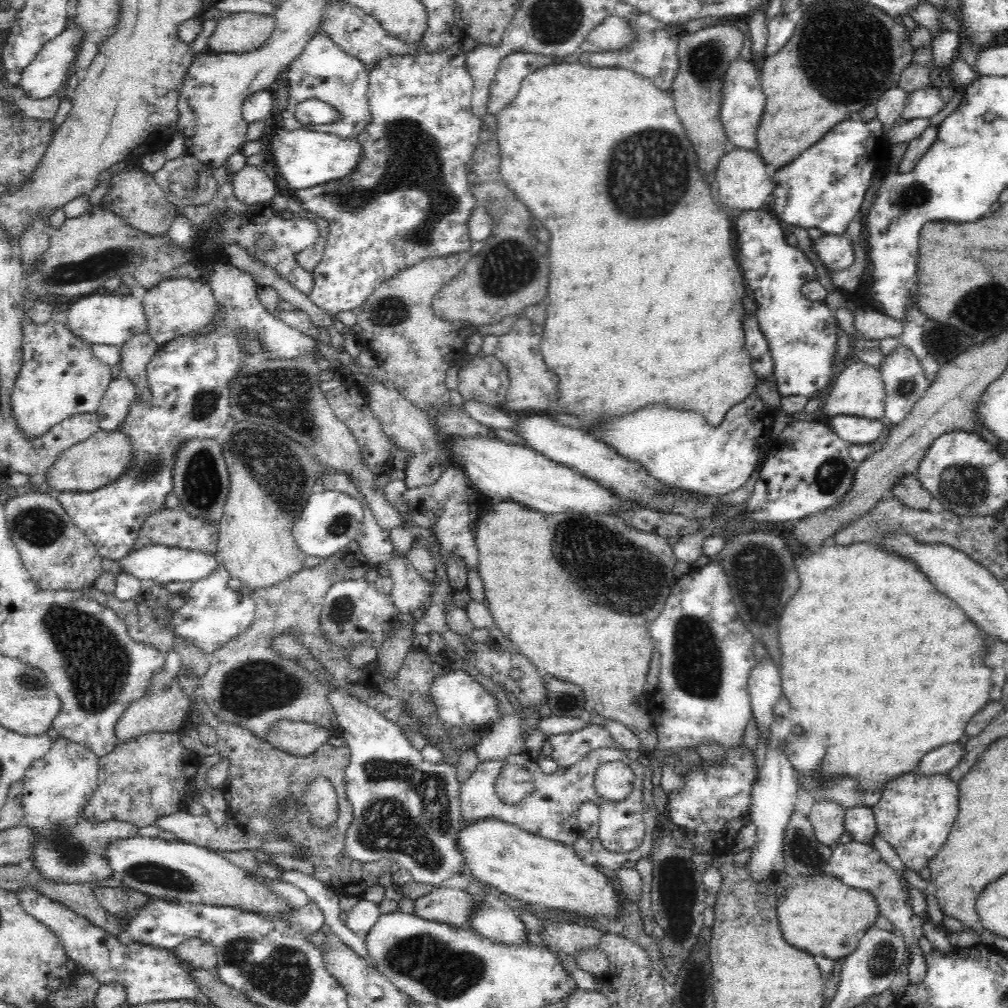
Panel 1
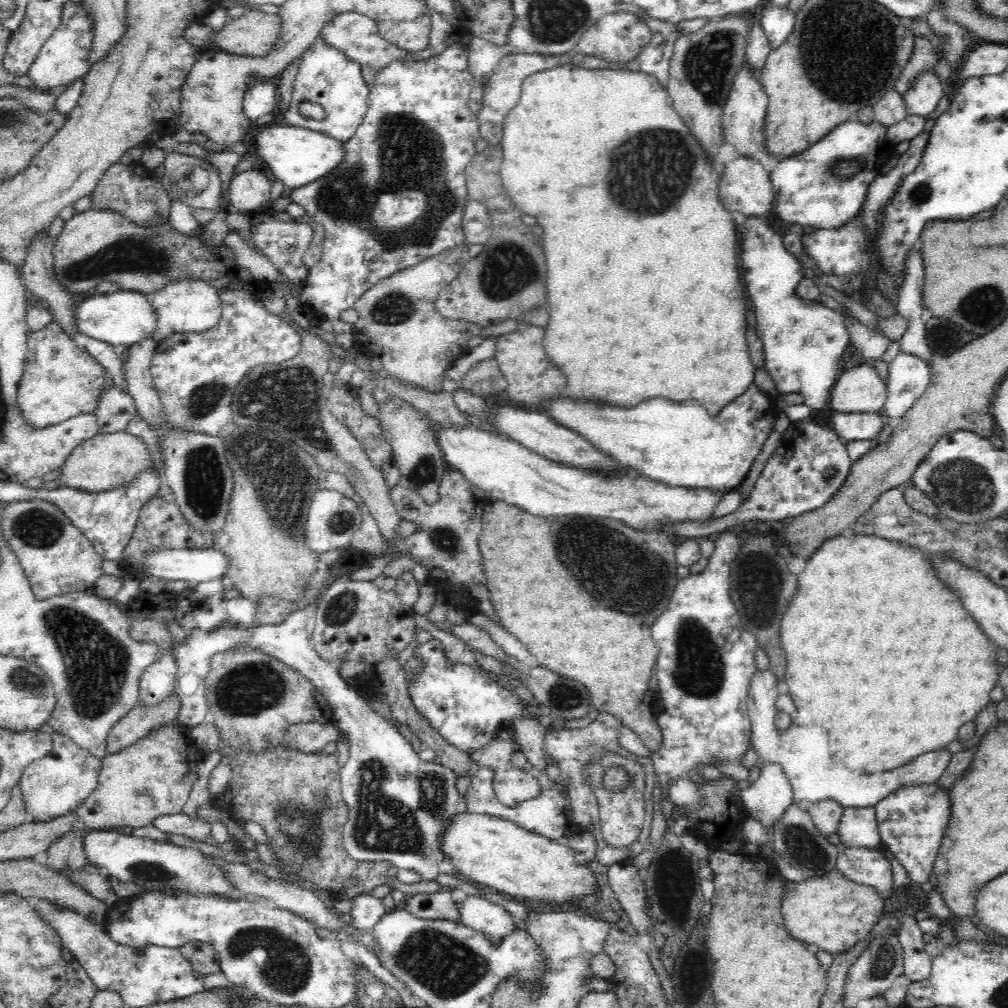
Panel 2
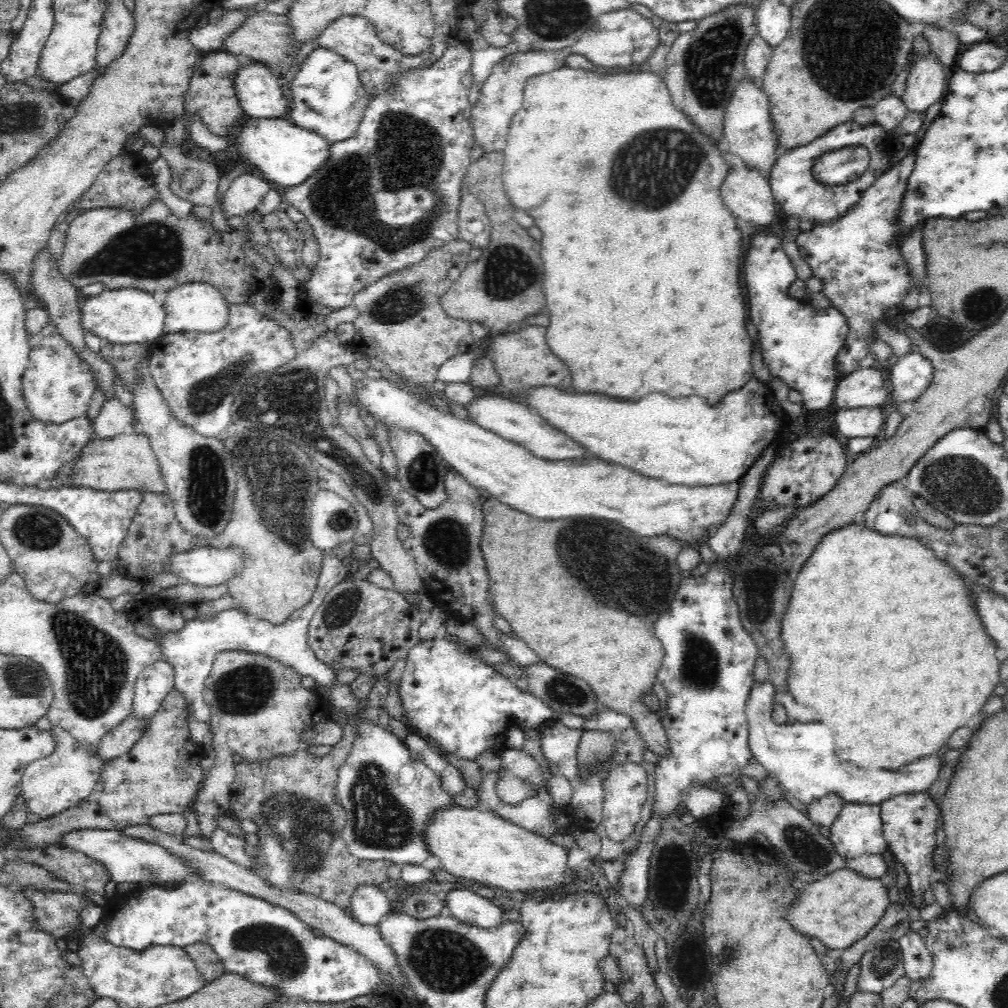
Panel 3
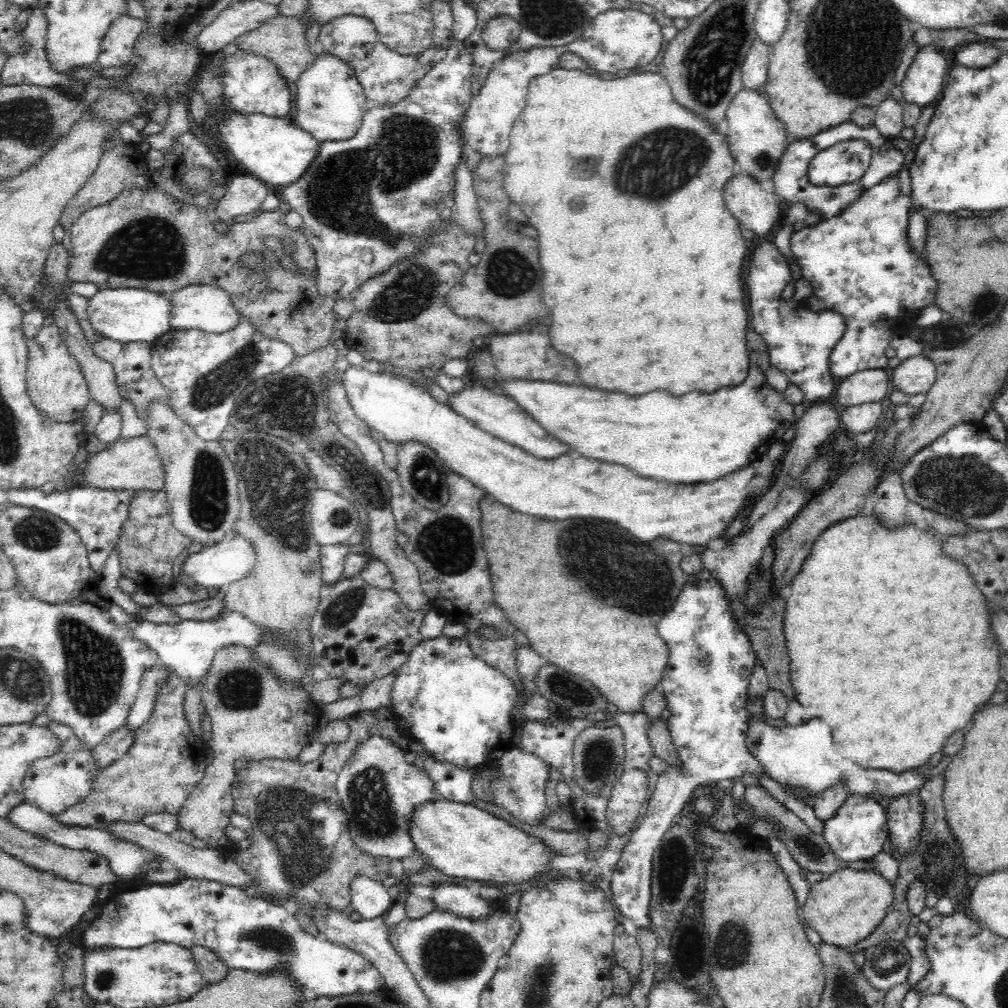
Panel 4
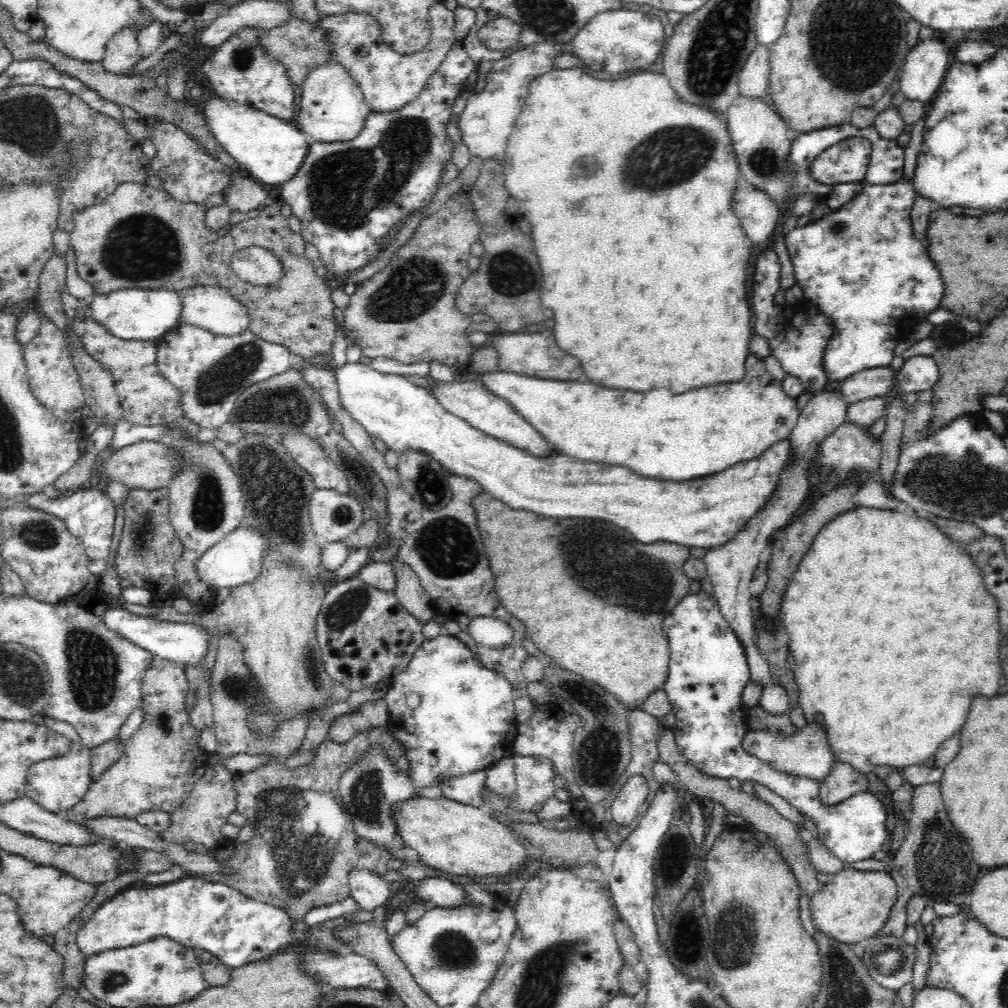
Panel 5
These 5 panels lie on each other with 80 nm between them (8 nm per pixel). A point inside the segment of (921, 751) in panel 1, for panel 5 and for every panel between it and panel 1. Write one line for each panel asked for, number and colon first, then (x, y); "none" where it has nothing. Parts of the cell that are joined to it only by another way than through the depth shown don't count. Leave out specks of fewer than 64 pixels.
2: (891, 645)
3: (883, 645)
4: (890, 640)
5: (884, 611)

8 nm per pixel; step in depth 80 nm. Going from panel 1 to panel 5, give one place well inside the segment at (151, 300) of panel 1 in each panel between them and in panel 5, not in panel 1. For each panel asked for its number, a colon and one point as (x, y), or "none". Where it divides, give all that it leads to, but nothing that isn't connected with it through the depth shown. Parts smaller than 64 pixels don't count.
2: (183, 306)
3: (197, 306)
4: (205, 307)
5: (212, 308)

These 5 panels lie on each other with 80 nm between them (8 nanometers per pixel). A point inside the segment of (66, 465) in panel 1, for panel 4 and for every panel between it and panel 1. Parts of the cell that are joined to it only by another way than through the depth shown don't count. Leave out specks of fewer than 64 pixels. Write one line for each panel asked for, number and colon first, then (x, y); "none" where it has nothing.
2: (108, 461)
3: (127, 461)
4: (132, 465)

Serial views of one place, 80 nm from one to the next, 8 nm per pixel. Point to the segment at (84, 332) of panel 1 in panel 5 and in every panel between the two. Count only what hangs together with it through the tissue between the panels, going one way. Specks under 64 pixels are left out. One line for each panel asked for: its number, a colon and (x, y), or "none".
2: (121, 319)
3: (127, 315)
4: (126, 315)
5: (133, 314)

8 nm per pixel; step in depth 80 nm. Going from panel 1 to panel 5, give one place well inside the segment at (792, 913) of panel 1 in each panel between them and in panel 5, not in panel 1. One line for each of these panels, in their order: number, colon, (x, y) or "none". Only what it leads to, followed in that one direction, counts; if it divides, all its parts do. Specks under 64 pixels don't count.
2: (832, 912)
3: (842, 907)
4: (845, 907)
5: (854, 905)

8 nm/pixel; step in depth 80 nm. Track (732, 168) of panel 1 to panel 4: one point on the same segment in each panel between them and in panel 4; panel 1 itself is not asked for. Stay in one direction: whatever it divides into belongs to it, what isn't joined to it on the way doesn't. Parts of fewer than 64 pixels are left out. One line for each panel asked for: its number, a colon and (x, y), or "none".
2: (744, 186)
3: (748, 195)
4: (753, 204)

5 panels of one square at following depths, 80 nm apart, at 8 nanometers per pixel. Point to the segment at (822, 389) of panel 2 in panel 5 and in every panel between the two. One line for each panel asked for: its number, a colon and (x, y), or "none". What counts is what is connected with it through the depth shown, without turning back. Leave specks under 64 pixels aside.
3: (799, 344)
4: (799, 341)
5: (797, 340)

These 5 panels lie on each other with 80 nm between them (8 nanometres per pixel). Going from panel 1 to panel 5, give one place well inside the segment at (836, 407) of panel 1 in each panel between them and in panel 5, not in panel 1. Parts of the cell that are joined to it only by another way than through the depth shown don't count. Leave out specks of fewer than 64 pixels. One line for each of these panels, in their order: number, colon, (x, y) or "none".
2: (860, 389)
3: (865, 387)
4: (871, 385)
5: (869, 383)

